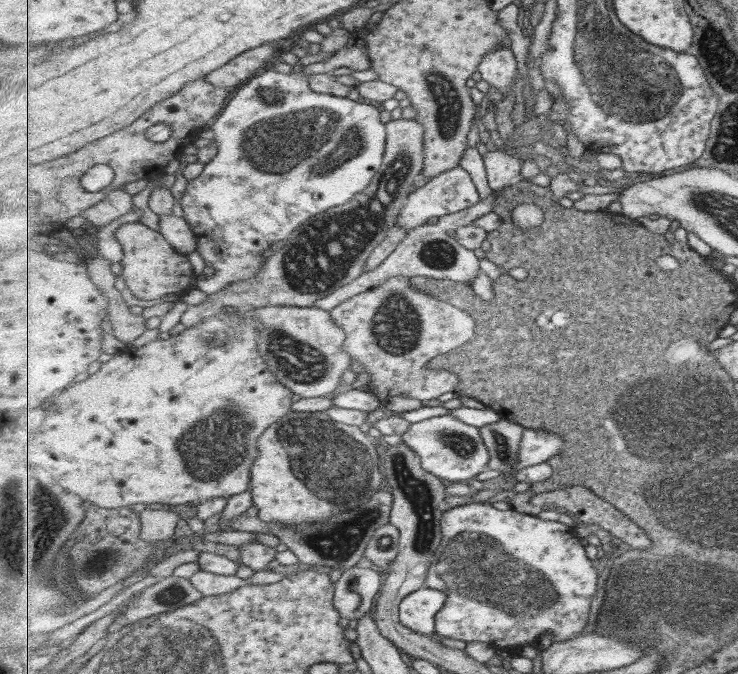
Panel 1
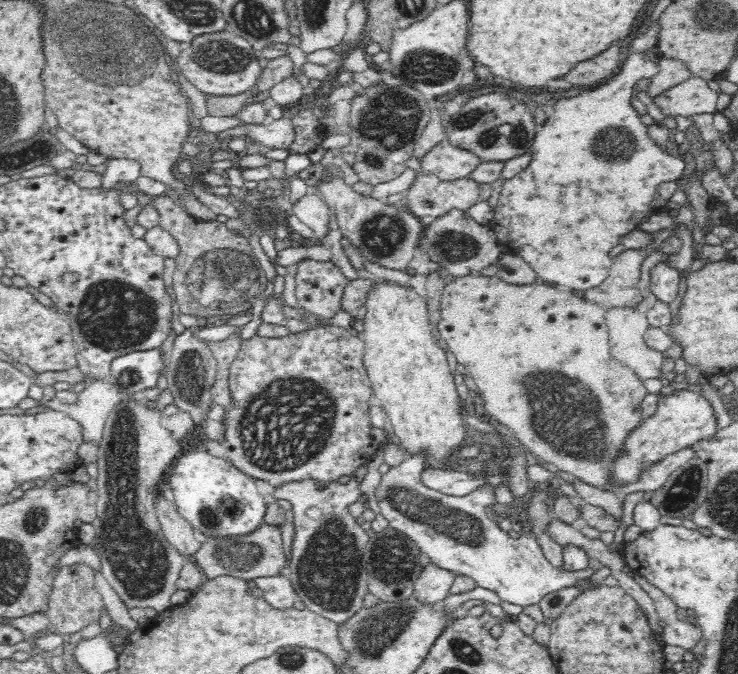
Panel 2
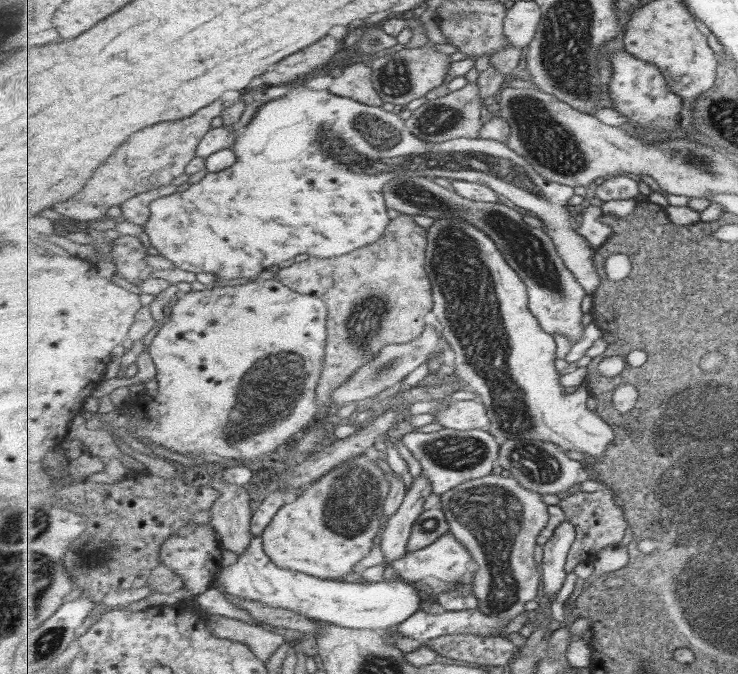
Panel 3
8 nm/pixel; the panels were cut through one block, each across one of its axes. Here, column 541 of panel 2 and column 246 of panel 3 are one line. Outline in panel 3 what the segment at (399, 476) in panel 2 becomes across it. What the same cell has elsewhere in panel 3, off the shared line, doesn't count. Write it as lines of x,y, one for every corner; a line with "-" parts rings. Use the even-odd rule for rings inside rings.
259,535
253,536
253,540
249,543
249,547
245,549
245,553
239,555
239,559
235,564
225,567
222,565
221,572
217,579
229,594
239,596
239,598
247,598
255,602
263,602
265,606
275,606
275,608
289,608
299,614
316,620
333,623
350,629
363,629
384,632
393,625
399,625
408,620
421,610
421,596
417,594
415,586
410,586
402,581
379,581
375,583
357,583
345,582
342,580
322,579
313,575
297,572
297,570
287,570
287,568
277,566
276,562
265,552
265,539

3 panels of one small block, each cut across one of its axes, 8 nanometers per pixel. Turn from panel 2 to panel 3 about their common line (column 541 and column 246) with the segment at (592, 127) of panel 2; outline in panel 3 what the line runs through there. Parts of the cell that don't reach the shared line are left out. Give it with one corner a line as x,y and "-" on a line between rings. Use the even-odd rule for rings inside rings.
309,78
291,82
287,94
258,108
247,130
235,136
233,150
239,157
235,166
208,173
188,189
151,203
151,216
144,226
145,232
151,245
177,268
195,273
217,273
227,280
255,280
263,270
299,254
331,258
372,245
384,236
392,220
387,214
384,186
394,178
407,175
447,177
487,185
518,207
537,214
547,228
546,233
553,238
563,262
589,295
603,284
595,266
596,249
587,237
575,230
577,220
569,210
569,200
575,194
573,186
541,176
528,159
507,142
481,137
427,142
413,134
407,121
397,114
383,110
381,106
369,106
357,99
333,94
329,89
314,90
307,86
307,81

